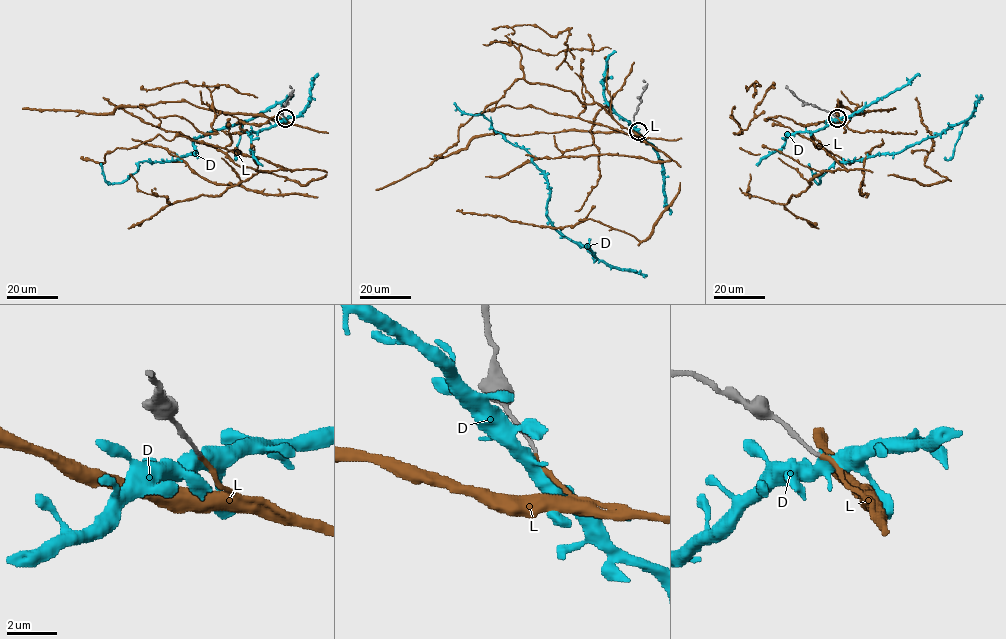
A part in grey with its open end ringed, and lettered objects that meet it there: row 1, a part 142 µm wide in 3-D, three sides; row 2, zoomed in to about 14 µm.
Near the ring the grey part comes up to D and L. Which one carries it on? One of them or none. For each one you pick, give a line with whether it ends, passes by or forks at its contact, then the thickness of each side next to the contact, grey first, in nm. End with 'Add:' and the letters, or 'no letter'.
L: it ends there; 130 nm thick on the grey side, 180 nm on the other
Add: L

